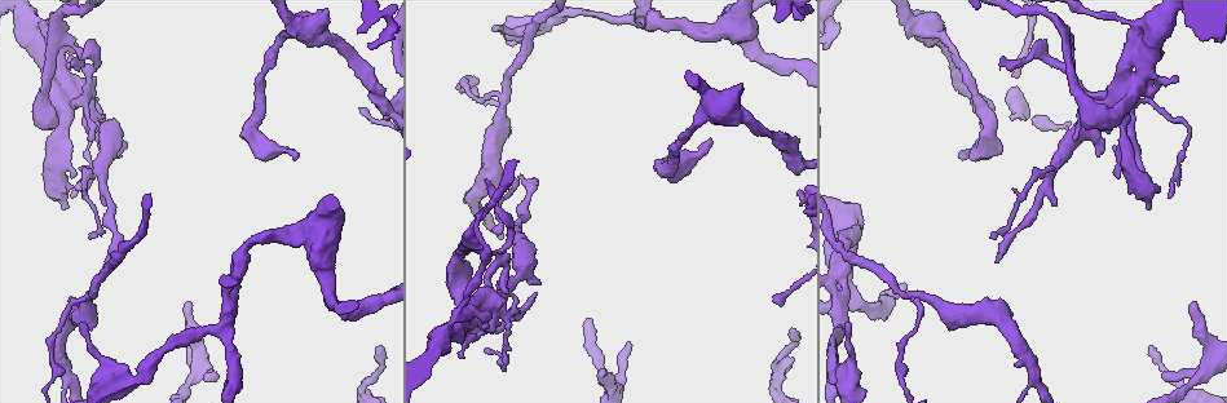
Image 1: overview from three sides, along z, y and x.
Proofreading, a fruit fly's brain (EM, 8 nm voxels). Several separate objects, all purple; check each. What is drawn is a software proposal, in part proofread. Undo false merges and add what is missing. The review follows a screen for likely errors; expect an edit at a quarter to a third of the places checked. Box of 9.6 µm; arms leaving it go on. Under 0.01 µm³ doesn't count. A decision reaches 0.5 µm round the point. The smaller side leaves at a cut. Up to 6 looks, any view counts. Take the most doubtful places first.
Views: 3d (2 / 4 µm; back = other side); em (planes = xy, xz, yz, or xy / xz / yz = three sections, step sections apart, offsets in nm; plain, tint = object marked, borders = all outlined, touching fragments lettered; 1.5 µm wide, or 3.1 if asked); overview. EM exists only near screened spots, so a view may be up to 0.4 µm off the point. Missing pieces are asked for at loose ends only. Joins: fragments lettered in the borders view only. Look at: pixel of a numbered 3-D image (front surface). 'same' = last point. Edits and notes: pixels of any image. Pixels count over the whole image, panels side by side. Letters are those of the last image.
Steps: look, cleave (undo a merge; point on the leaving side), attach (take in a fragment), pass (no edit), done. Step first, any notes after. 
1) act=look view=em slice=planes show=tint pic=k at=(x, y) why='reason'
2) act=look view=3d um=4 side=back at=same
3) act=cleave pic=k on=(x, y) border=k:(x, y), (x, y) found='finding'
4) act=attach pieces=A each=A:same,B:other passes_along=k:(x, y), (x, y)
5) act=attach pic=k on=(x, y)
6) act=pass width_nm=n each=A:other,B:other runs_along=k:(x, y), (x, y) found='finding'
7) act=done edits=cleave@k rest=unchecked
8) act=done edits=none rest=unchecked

act=look view=em slice=xy step=8 show=plain pic=1 at=(91, 238)

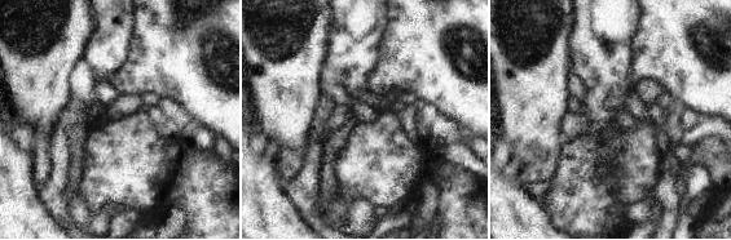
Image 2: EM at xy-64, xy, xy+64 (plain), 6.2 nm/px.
act=look view=em slice=xy step=8 show=borders at=same why='what lies round it'

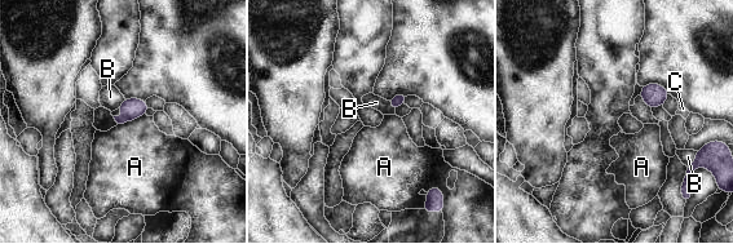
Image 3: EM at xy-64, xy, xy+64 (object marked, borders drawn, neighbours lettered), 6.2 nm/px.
act=pass width_nm=130 each=A:other,B:other,C:other found='none of them fits'

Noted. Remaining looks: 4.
act=look view=em slice=xz step=4 show=borders pic=1 at=(100, 175) why='sharp bend'

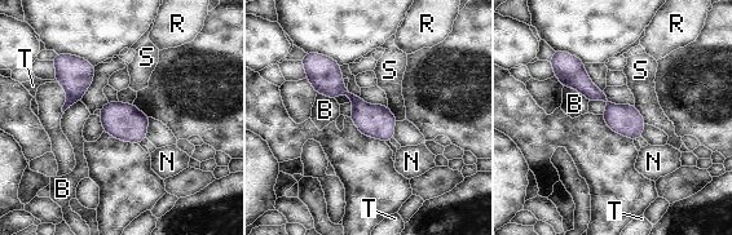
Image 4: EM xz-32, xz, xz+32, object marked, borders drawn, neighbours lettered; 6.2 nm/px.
act=pass longest_contact=B:190nm each=B:other,N:other,R:other,S:other,T:other border=4:(634, 106), (645, 123) found='continuous, no second cell'

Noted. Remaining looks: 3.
act=look view=3d um=2 side=back pic=1 at=(91, 349) why='sudden change in width'

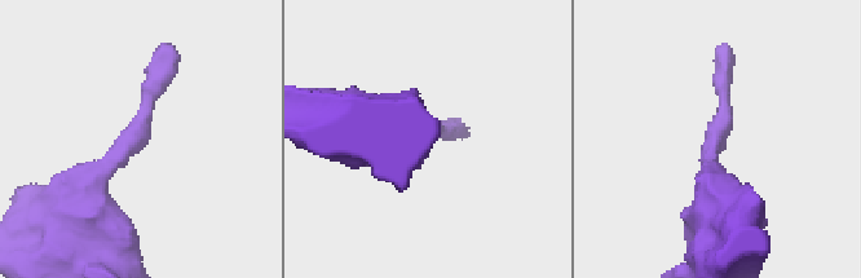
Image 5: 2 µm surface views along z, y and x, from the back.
act=look view=em slice=planes show=borders pic=5 at=(129, 140)

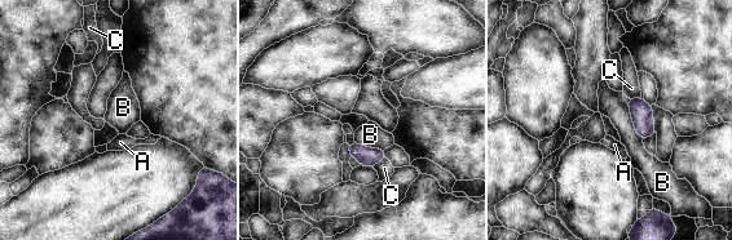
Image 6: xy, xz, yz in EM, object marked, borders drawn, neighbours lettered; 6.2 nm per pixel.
act=pass longest_contact=B:280nm each=A:other,B:other,C:other border=6:(386, 158), (371, 167) found='one cell here'

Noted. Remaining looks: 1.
act=done edits=none rest=unchecked

